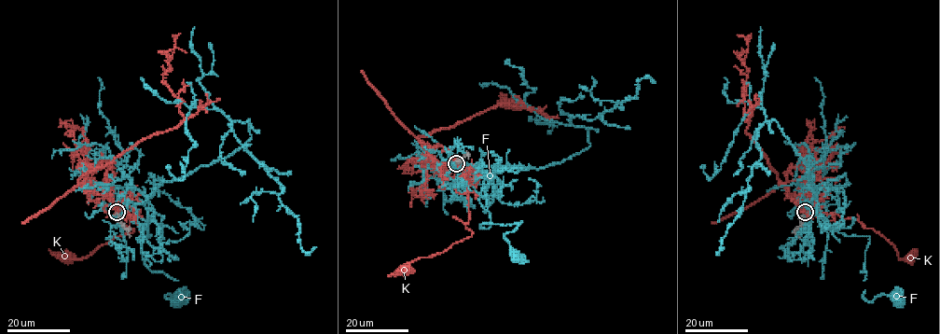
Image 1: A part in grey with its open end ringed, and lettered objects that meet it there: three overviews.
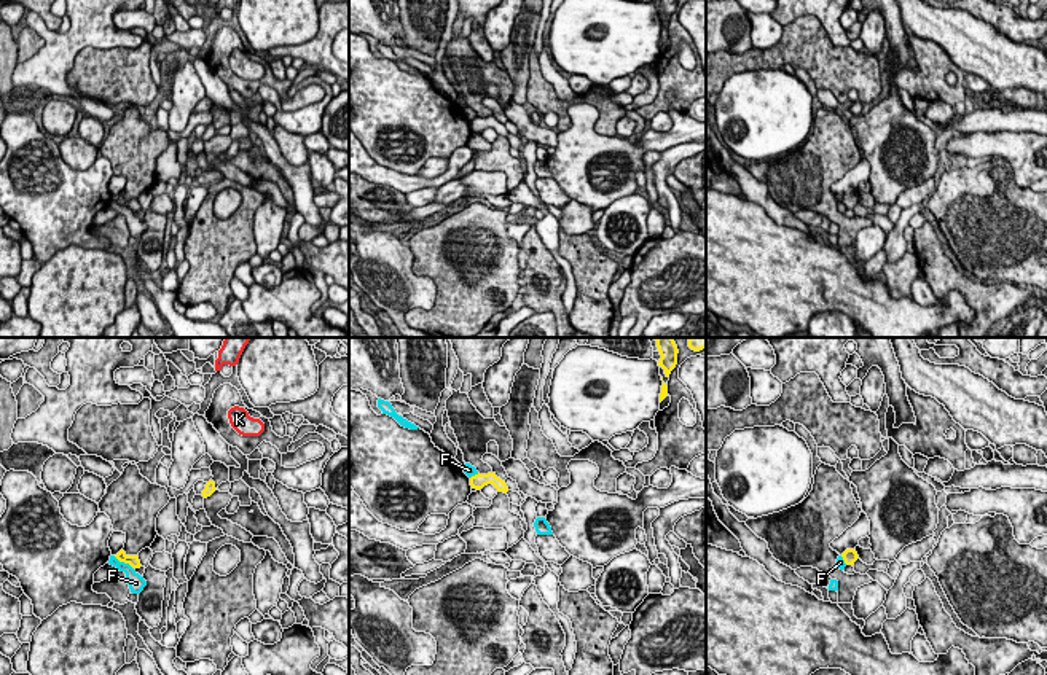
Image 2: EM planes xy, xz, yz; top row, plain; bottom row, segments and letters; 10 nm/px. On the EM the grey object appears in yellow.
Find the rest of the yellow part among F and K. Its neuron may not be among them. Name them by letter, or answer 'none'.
K

